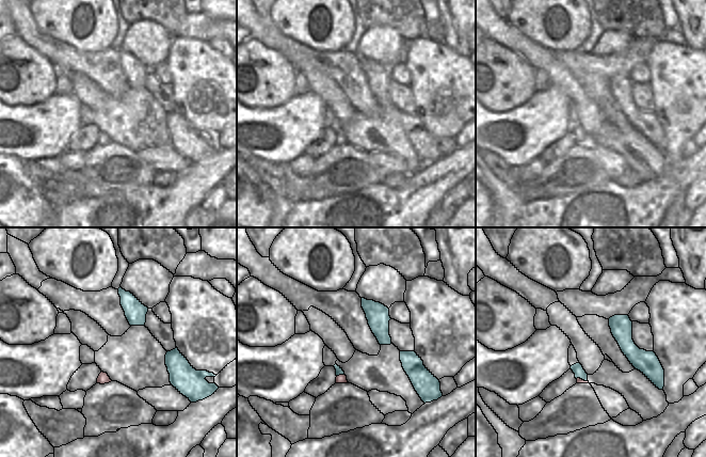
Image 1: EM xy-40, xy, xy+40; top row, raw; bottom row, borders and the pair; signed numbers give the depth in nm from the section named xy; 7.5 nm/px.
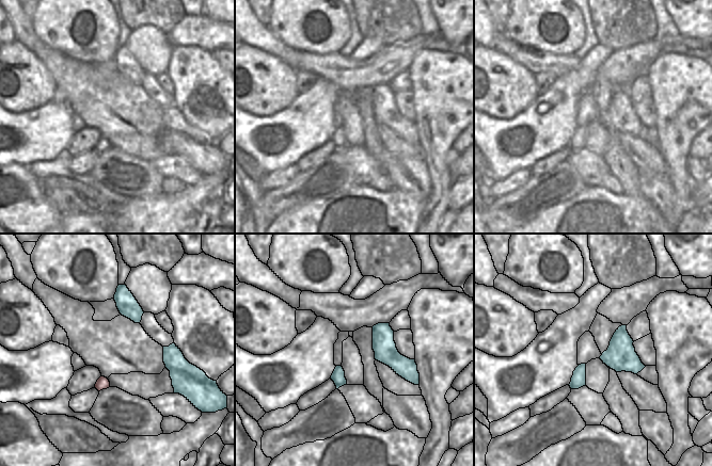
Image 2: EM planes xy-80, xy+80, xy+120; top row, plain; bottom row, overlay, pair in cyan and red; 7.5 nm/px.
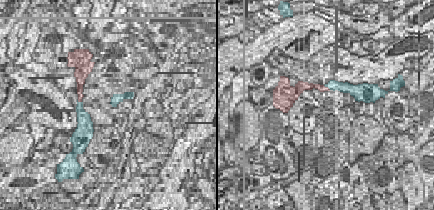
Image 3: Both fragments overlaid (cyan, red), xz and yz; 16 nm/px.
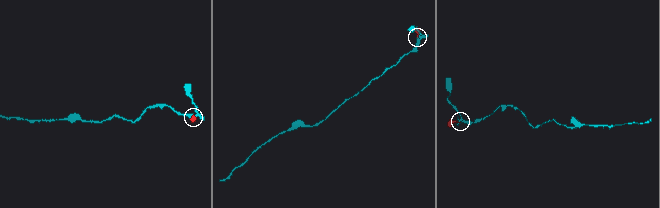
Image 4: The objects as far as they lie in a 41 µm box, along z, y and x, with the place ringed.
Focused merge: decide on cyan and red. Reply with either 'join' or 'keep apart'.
join

